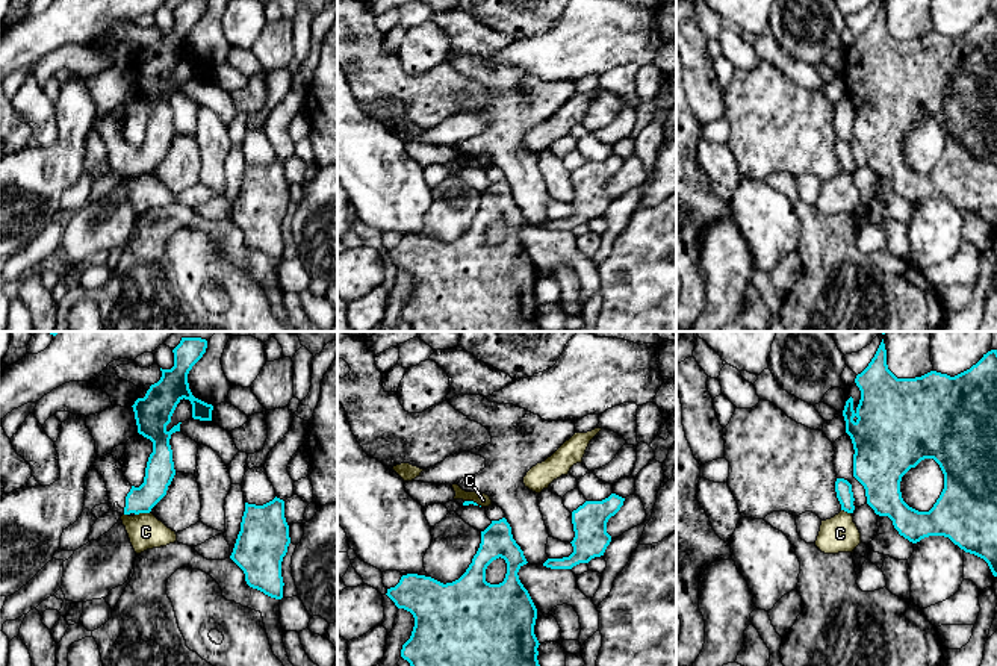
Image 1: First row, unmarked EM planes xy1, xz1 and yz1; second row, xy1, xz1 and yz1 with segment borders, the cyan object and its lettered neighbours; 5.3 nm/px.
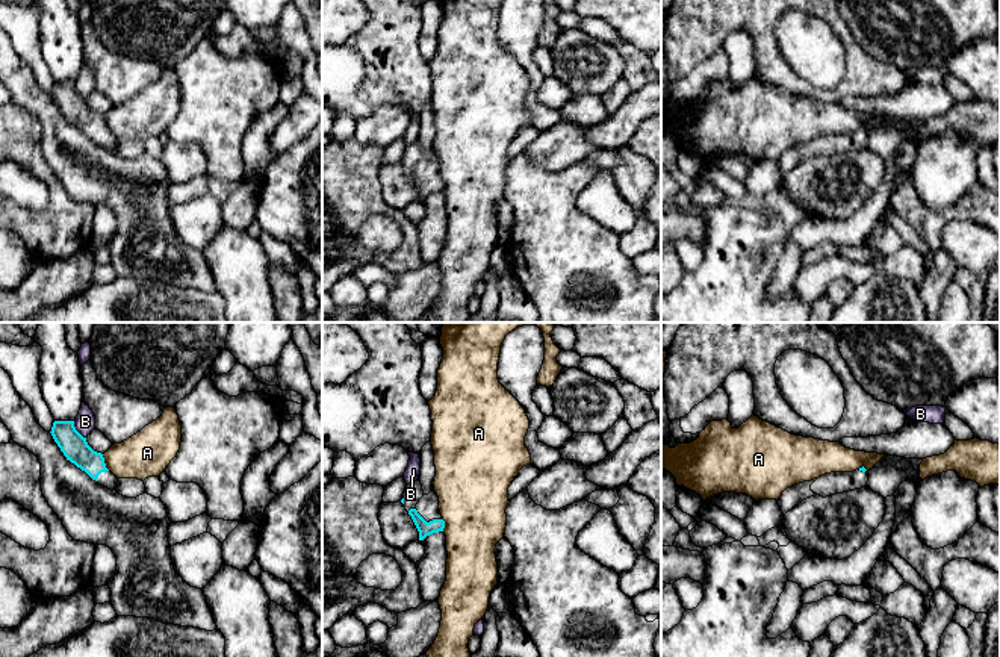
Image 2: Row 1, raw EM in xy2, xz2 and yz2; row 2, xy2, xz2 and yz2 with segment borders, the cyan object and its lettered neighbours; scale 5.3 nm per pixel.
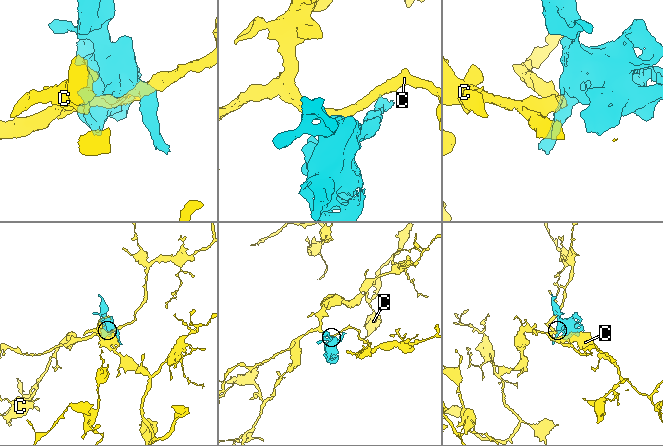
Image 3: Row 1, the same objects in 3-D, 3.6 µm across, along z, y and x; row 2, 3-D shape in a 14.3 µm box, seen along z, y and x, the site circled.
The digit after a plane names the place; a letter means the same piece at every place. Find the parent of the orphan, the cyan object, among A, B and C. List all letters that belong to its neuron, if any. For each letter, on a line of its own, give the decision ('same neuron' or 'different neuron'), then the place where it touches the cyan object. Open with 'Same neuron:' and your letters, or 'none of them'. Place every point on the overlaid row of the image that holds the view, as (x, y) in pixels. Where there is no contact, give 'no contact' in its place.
Same neuron: none of them
A: different neuron; meets cyan in xy2 at (103, 462)
B: different neuron; meets cyan in xy2 at (76, 430)
C: different neuron; meets cyan in xy1 at (141, 512)

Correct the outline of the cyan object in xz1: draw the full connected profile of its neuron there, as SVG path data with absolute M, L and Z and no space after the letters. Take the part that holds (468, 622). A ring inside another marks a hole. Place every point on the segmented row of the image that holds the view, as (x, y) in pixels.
M502 518L481 531L480 548L458 580L443 584L425 575L402 575L386 593L398 608L415 618L401 657L410 666L540 666L540 643L534 634L537 608L517 575L526 563L510 524ZM499 557L507 563L507 574L502 583L490 584L486 581L486 569Z

